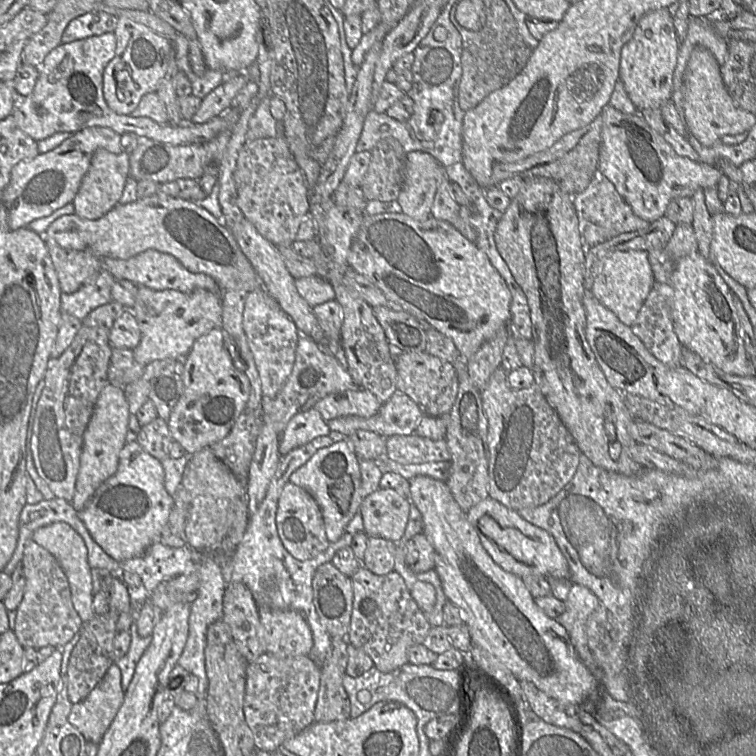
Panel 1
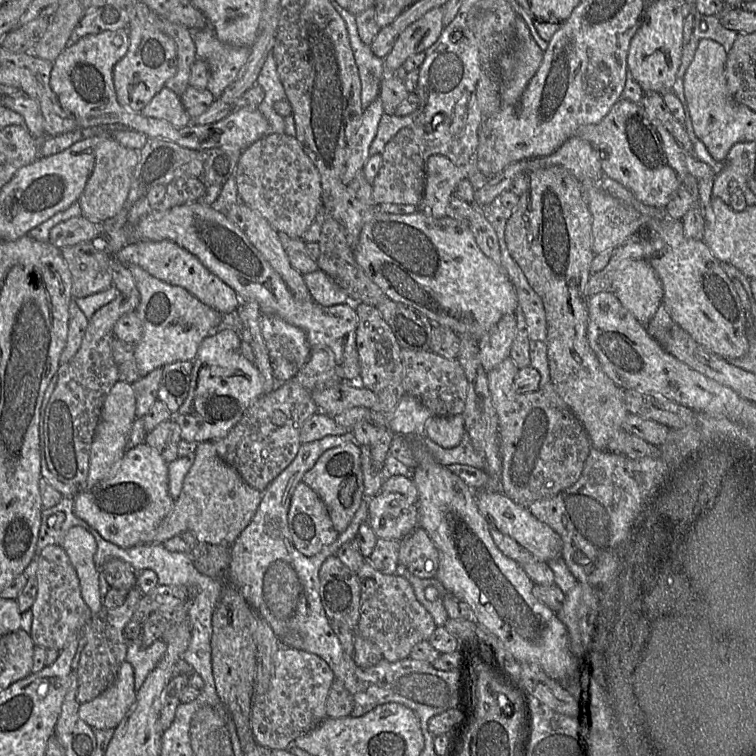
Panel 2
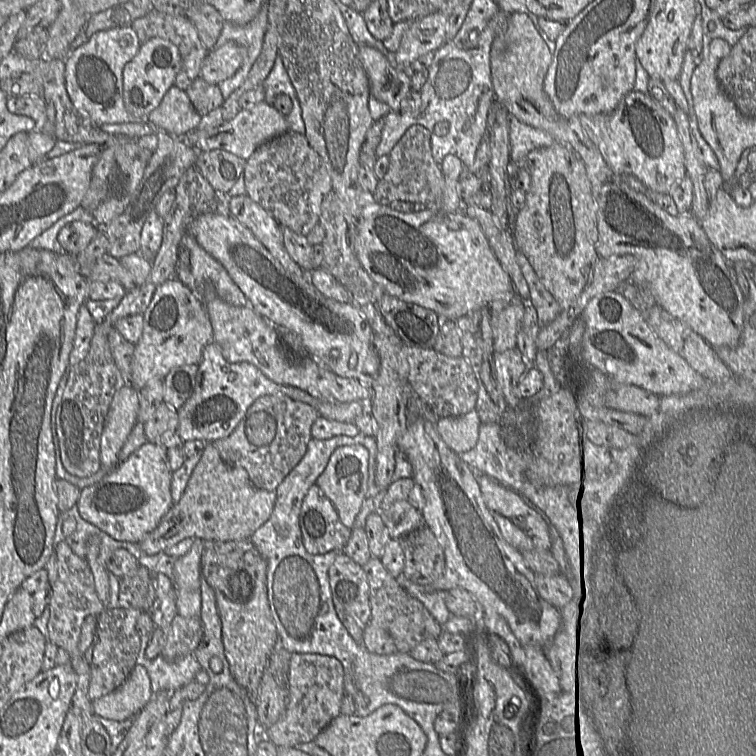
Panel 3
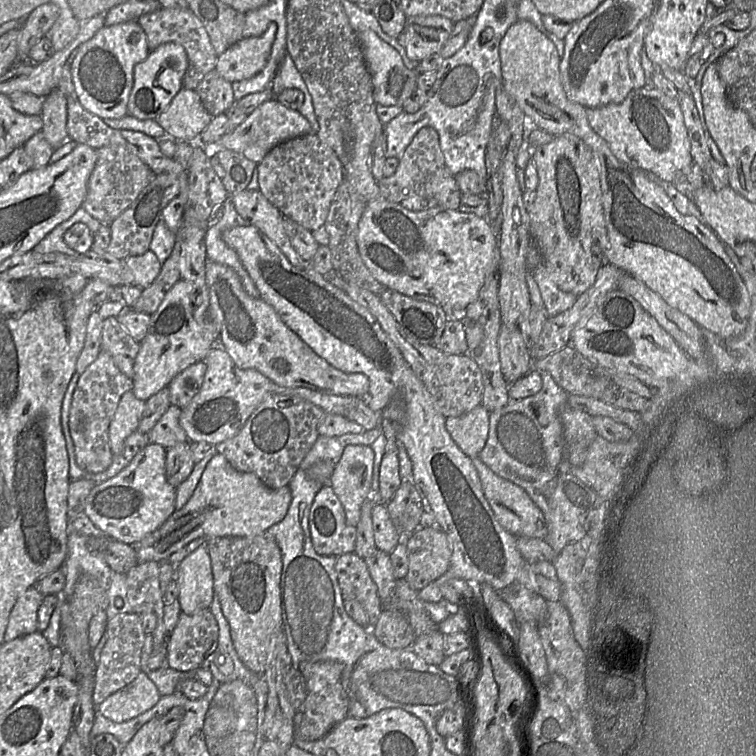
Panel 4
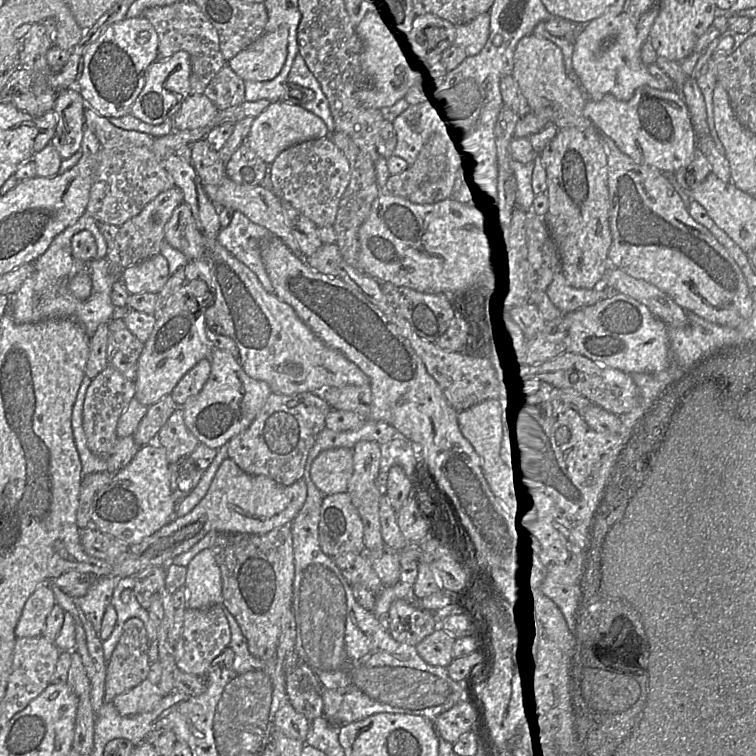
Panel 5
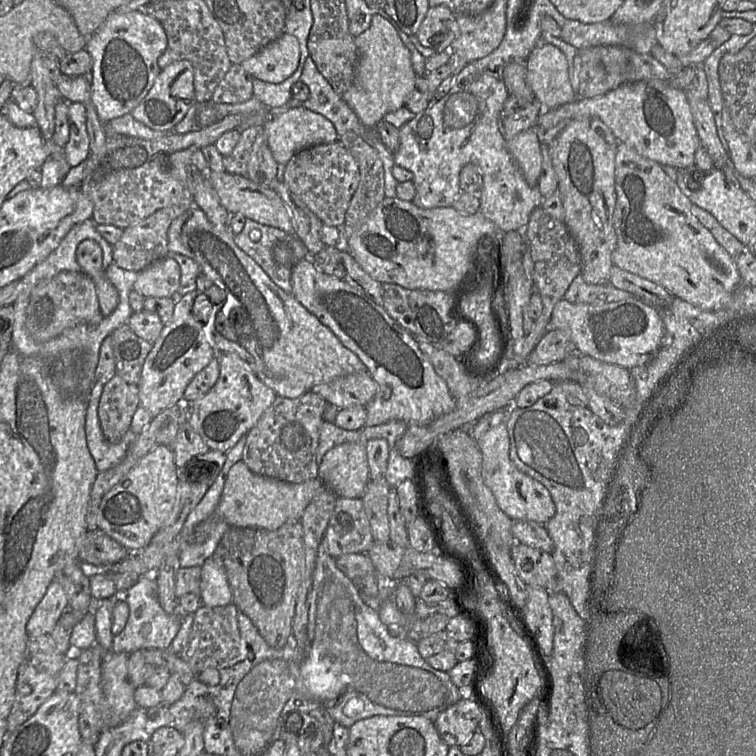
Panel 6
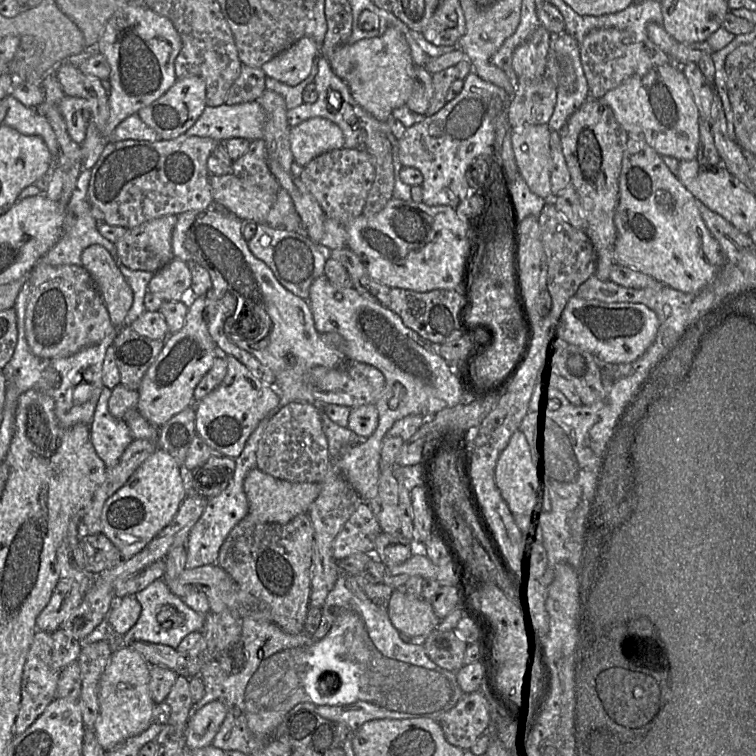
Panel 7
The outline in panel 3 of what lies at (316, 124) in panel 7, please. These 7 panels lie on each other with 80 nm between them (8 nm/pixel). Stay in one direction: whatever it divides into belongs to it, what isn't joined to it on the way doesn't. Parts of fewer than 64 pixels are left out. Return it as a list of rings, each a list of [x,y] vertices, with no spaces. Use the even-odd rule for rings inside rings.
[[[263,101],[249,109],[241,110],[232,120],[219,127],[209,130],[196,129],[181,139],[198,153],[224,150],[247,160],[259,146],[288,131],[286,116],[282,115],[273,105]]]

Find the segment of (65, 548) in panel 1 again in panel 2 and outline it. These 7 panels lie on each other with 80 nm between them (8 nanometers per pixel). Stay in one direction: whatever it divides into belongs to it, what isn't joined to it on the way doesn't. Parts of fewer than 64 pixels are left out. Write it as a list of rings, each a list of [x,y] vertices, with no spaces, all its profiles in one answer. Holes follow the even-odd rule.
[[[75,526],[65,533],[60,546],[75,569],[81,596],[94,616],[103,609],[100,589],[101,570],[94,562],[97,541],[89,531]]]

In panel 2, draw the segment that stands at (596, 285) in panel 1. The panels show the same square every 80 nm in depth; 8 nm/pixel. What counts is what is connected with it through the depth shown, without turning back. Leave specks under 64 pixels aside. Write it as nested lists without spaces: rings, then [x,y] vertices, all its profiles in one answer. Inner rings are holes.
[[[645,259],[623,261],[614,274],[611,293],[643,325],[662,303],[661,283]]]

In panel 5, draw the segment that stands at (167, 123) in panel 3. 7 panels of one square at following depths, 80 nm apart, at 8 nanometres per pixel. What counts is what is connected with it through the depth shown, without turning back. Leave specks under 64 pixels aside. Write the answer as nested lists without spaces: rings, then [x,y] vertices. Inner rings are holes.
[[[191,94],[182,99],[180,109],[171,118],[173,130],[195,130],[207,126],[219,110],[203,94]]]

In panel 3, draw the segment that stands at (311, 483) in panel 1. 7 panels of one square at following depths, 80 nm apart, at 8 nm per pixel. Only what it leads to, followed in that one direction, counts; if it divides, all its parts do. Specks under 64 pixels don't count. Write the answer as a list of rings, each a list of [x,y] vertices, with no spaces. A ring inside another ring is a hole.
[[[363,445],[343,446],[331,455],[323,473],[317,478],[317,485],[335,506],[340,521],[352,528],[367,497],[369,452]]]

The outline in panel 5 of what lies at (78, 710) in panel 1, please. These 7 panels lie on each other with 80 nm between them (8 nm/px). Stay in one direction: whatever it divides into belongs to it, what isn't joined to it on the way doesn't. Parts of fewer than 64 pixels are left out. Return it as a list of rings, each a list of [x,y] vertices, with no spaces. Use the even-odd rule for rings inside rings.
[[[147,678],[139,685],[114,697],[111,703],[121,716],[130,717],[150,711],[162,698],[158,684],[153,684]]]

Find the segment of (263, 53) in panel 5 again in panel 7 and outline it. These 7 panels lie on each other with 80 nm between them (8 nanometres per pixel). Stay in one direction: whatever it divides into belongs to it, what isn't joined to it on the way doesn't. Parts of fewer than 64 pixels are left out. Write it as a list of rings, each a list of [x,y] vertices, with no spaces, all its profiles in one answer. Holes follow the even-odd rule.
[[[303,37],[293,46],[261,66],[266,77],[296,86],[309,77],[320,55],[318,44]]]

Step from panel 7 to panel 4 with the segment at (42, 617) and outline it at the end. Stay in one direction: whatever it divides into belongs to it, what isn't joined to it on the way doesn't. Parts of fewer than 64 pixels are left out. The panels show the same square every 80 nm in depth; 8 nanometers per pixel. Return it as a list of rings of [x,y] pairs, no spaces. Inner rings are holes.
[[[35,587],[18,597],[9,615],[4,642],[38,631],[38,610],[43,601],[44,595]]]

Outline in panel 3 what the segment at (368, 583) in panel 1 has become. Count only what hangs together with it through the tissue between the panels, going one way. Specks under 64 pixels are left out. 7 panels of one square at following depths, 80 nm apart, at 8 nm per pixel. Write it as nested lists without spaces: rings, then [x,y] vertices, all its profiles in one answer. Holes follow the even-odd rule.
[[[371,557],[363,566],[369,583],[371,619],[368,624],[379,626],[391,635],[396,652],[409,653],[418,643],[428,638],[438,638],[442,626],[431,616],[424,605],[409,595],[382,564],[380,558]]]

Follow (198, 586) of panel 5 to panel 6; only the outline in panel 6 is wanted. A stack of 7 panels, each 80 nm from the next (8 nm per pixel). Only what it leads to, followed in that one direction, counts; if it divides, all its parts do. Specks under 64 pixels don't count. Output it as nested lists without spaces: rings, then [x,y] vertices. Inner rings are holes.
[[[213,556],[202,564],[201,570],[202,604],[210,607],[233,604],[233,593],[221,560]]]

